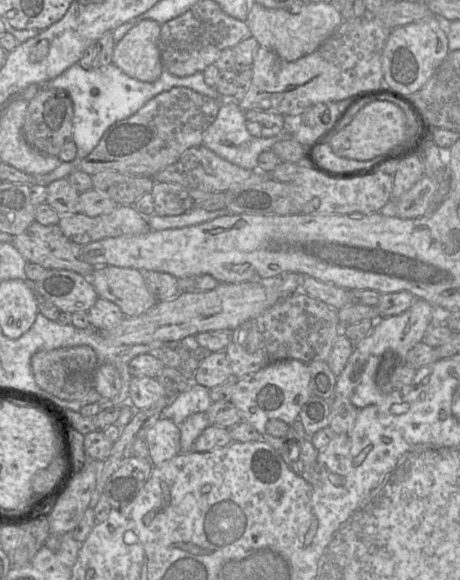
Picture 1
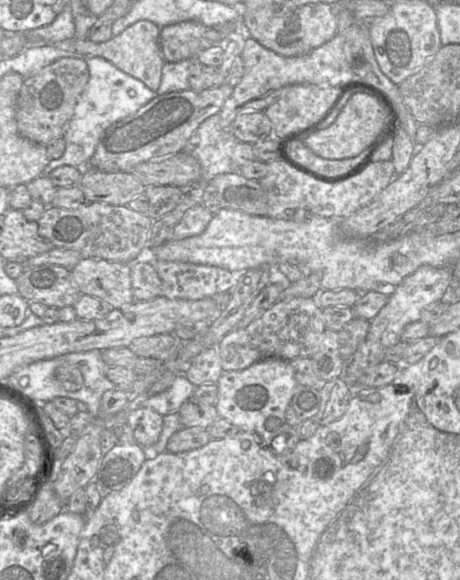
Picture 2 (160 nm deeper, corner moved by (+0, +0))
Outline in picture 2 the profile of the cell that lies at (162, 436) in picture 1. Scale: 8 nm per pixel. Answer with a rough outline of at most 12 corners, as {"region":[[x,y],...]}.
{"region":[[151,408],[130,410],[126,423],[141,447],[155,444],[163,416]]}

